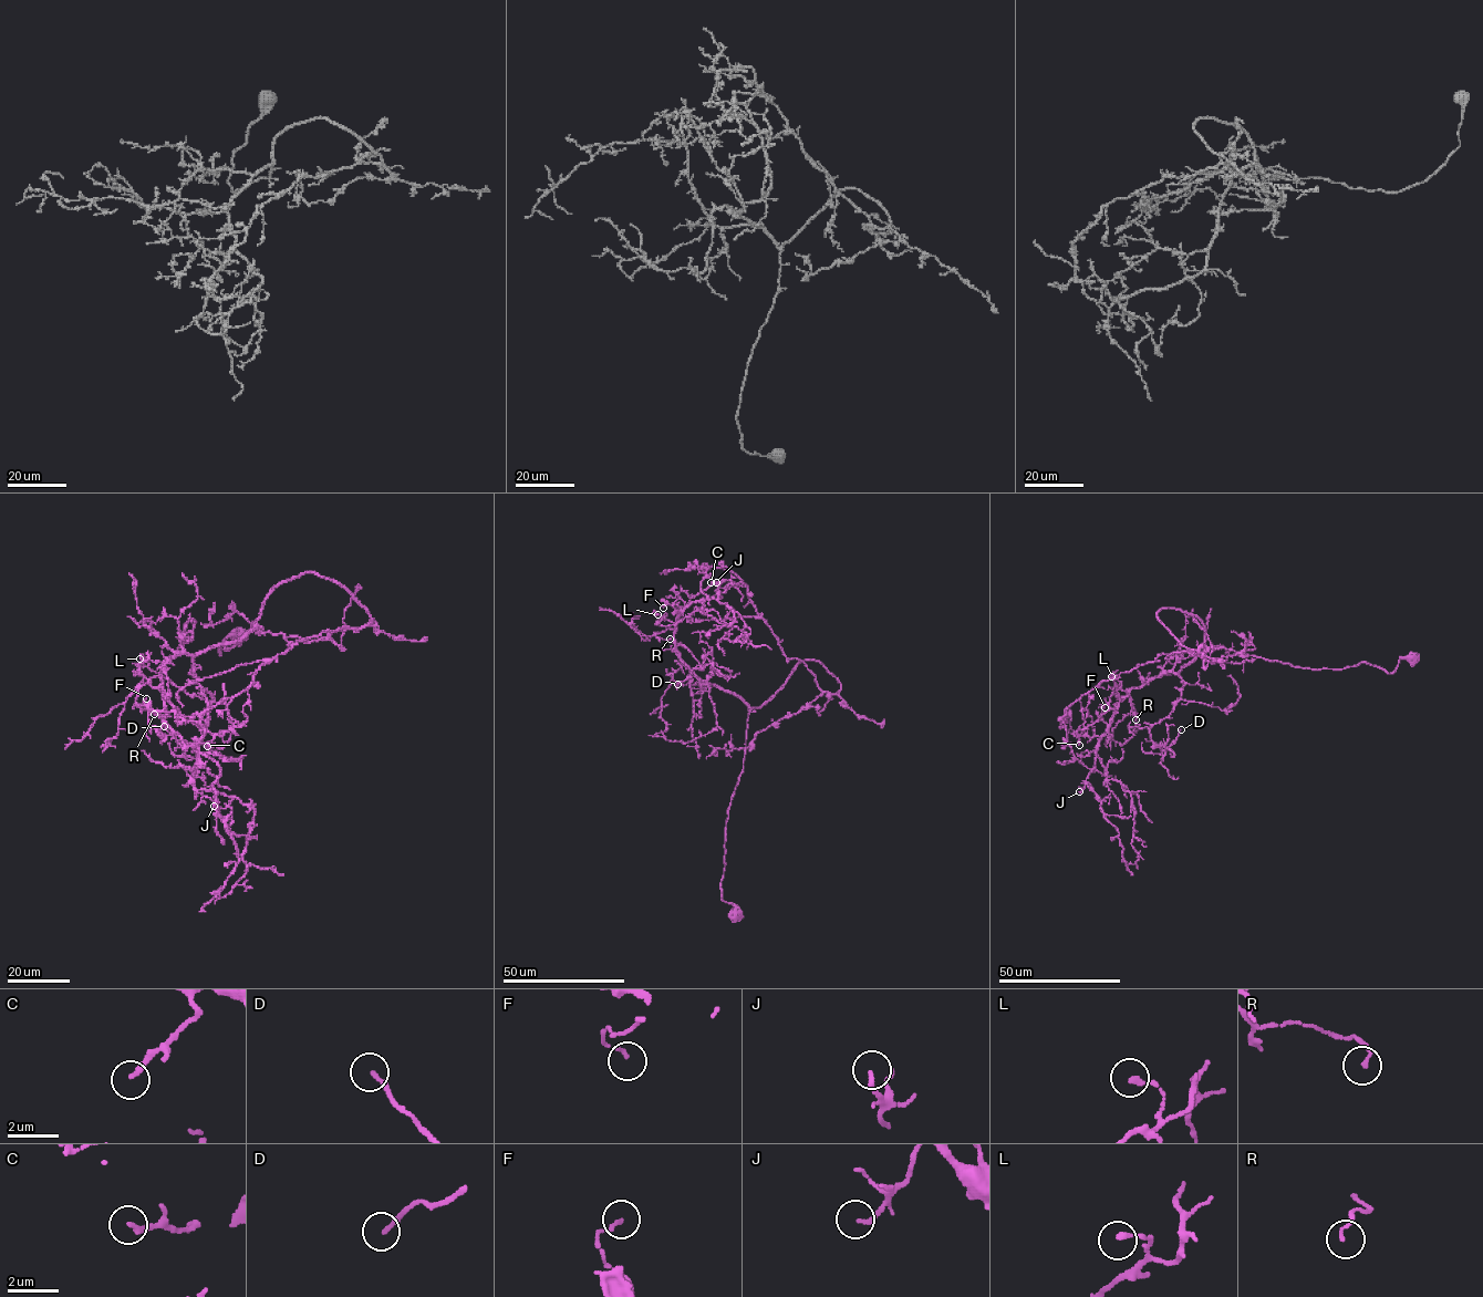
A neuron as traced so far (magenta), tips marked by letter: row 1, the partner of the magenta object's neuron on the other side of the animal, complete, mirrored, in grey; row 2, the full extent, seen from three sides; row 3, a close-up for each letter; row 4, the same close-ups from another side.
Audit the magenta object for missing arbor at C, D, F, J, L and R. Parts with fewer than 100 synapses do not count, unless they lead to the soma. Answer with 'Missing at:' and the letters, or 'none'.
Missing at: none

